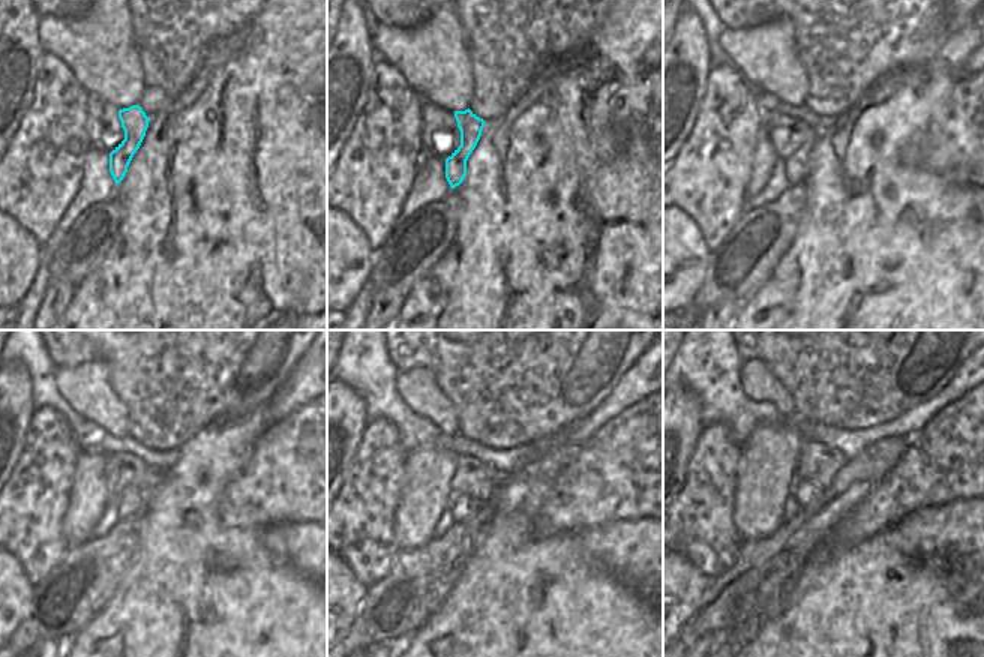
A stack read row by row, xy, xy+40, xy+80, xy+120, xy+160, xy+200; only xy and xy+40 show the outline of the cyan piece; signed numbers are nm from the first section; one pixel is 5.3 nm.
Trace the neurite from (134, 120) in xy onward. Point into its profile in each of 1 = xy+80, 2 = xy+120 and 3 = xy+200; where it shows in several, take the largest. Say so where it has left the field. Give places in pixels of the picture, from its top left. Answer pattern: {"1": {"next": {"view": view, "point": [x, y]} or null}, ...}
{"1": {"next": {"view": "xy+80", "point": [797, 165]}}, "2": {"next": {"view": "xy+120", "point": [131, 500]}}, "3": {"next": {"view": "xy+200", "point": [806, 492]}}}

